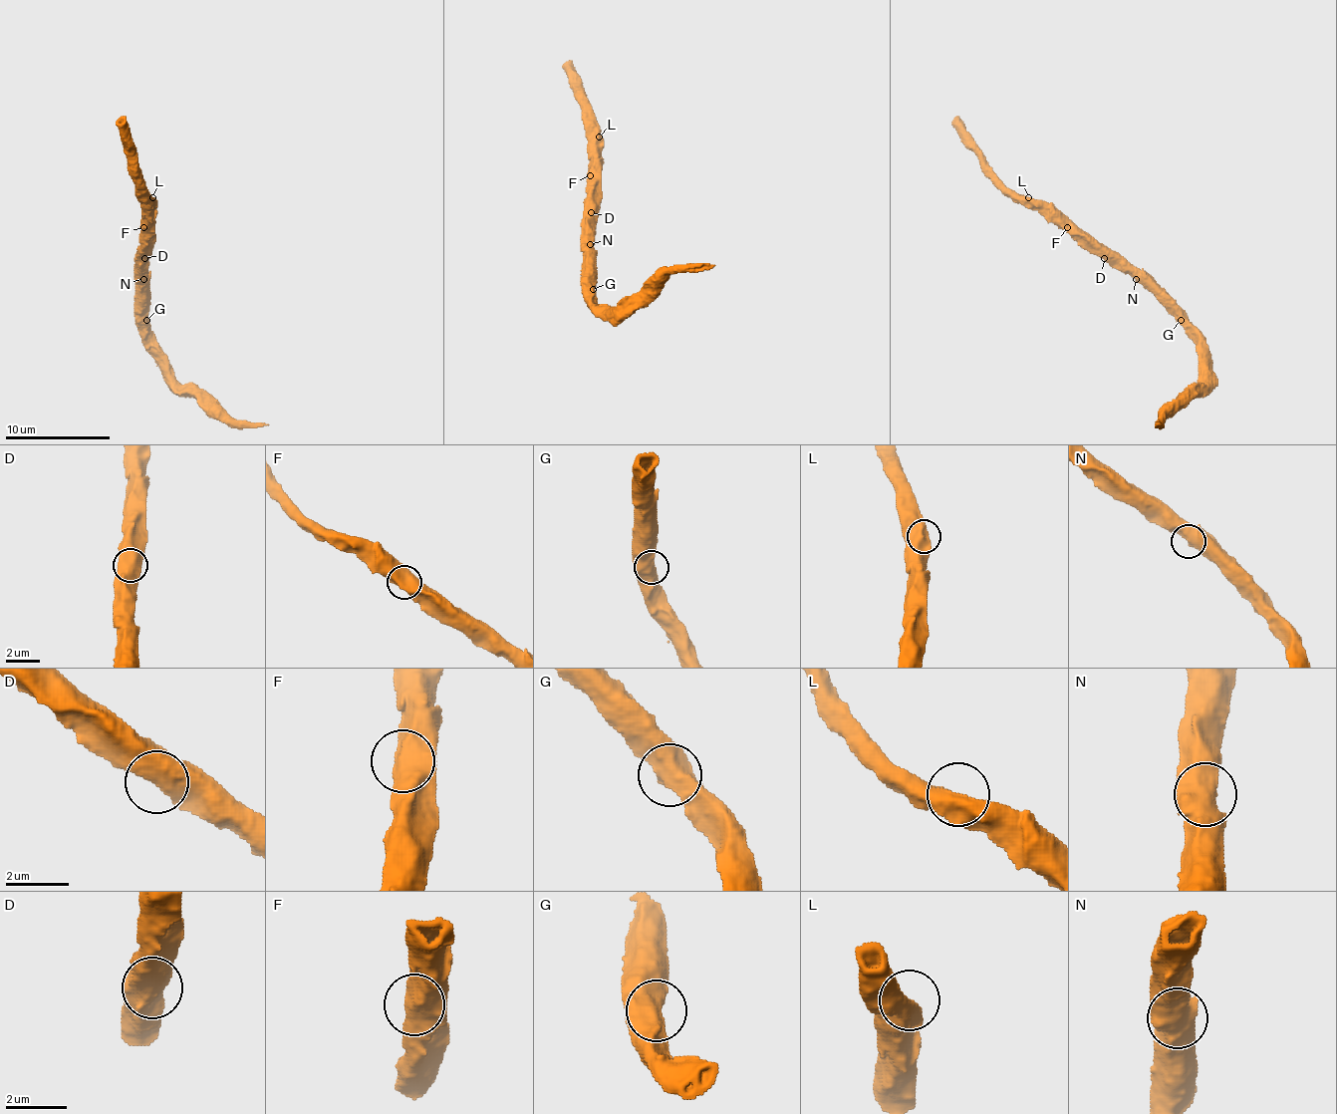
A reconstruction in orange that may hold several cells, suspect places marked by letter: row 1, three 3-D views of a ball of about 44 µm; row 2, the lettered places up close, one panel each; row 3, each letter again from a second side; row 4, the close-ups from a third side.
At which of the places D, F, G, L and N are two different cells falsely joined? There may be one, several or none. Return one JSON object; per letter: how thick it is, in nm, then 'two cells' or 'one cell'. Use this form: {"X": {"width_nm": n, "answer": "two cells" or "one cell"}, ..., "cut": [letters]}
{"D": {"width_nm": 800, "answer": "one cell"}, "F": {"width_nm": 550, "answer": "one cell"}, "G": {"width_nm": 600, "answer": "one cell"}, "L": {"width_nm": 550, "answer": "one cell"}, "N": {"width_nm": 650, "answer": "one cell"}, "cut": []}

